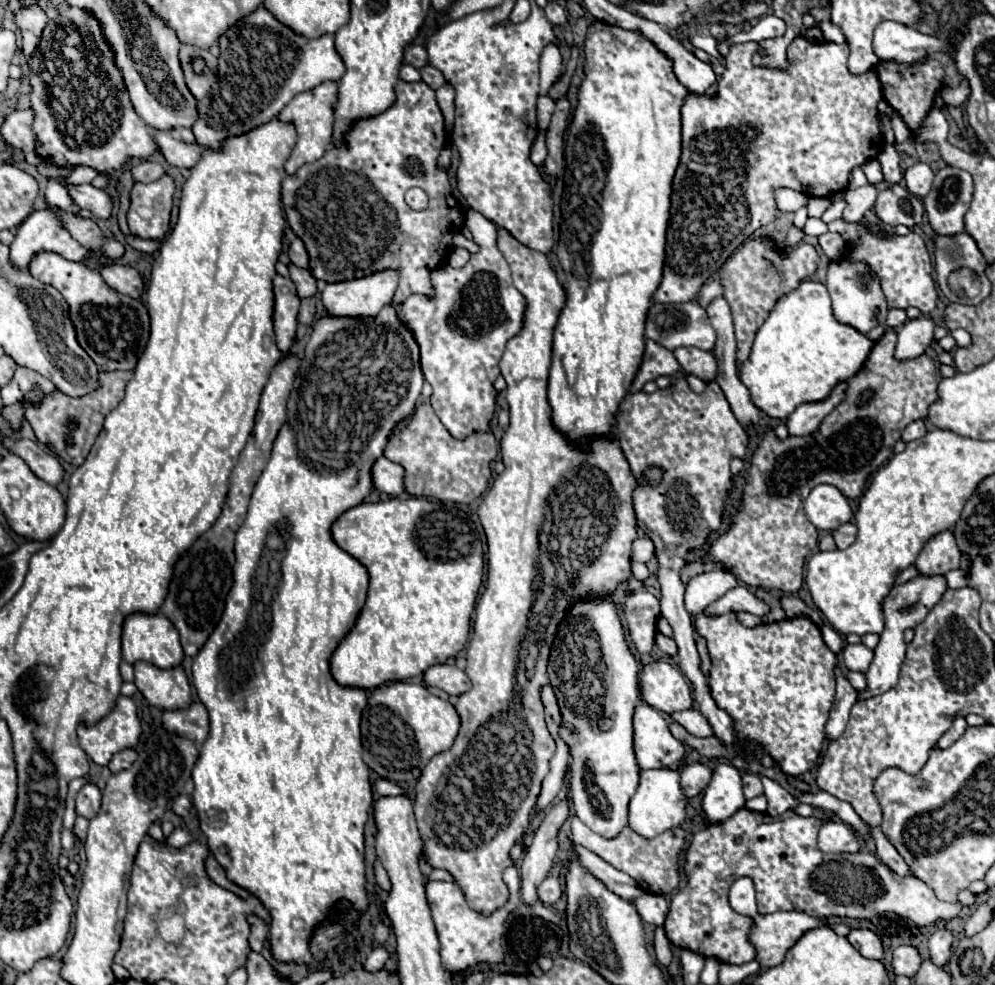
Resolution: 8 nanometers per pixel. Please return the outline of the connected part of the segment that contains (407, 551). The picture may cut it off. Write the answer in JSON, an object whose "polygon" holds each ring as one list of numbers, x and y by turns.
{"polygon":[[392,498,378,504,360,504,344,512,332,526,336,544,360,560,370,574,368,598,354,630,332,654,332,676,342,686,376,688,384,682,420,676,428,666,454,658,470,634,470,616,482,584,484,553,472,518,460,508,448,508,428,498]]}

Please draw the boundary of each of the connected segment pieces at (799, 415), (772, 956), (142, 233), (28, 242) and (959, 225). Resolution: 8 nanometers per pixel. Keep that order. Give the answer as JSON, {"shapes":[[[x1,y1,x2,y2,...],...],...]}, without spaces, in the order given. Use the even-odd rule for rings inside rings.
{"shapes":[[[838,382,828,398,820,402,800,404,786,420,790,434,812,434,820,426,822,418,830,414,830,410,834,410,846,398,846,388,848,388,846,382]],[[774,912,756,914,748,940,756,948,756,962,762,968,782,964,784,954,796,944,796,940,824,922,802,912]],[[164,176,150,184,134,184,128,226,136,238,162,240,166,236,174,192,176,186,170,176]],[[38,210,32,212,18,228,14,242,10,244,10,262,18,268,18,270,28,270,30,262,34,260,34,256,38,252,56,252,66,260,74,260,80,262,84,258,88,258,88,250,82,250,82,246,78,246,78,242,74,242,74,238,70,238,68,230,62,228,62,224,58,222,58,216,54,210]],[[952,166,936,172,932,190,924,198,924,210,936,234,964,232,964,214,970,208,972,192,974,182,968,172]]]}

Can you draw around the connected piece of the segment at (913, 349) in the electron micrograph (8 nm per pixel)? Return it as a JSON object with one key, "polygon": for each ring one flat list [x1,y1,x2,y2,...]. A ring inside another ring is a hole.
{"polygon":[[930,318,908,320,898,330,898,344,894,350,896,360,912,360,924,354,934,338,934,322]]}

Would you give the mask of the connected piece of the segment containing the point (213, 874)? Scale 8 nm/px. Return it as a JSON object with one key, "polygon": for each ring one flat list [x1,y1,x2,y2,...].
{"polygon":[[210,856,210,858,206,858,206,872,208,872,208,876,218,884,218,886,222,886,222,888,226,888,226,890,230,890,230,892,234,892,234,894,238,894,240,898,248,898,250,896,250,892,248,890,244,890,244,888,240,888,238,884,234,884,234,882,230,882,228,880,228,876,226,876,226,870,216,862,216,858,214,856]]}

